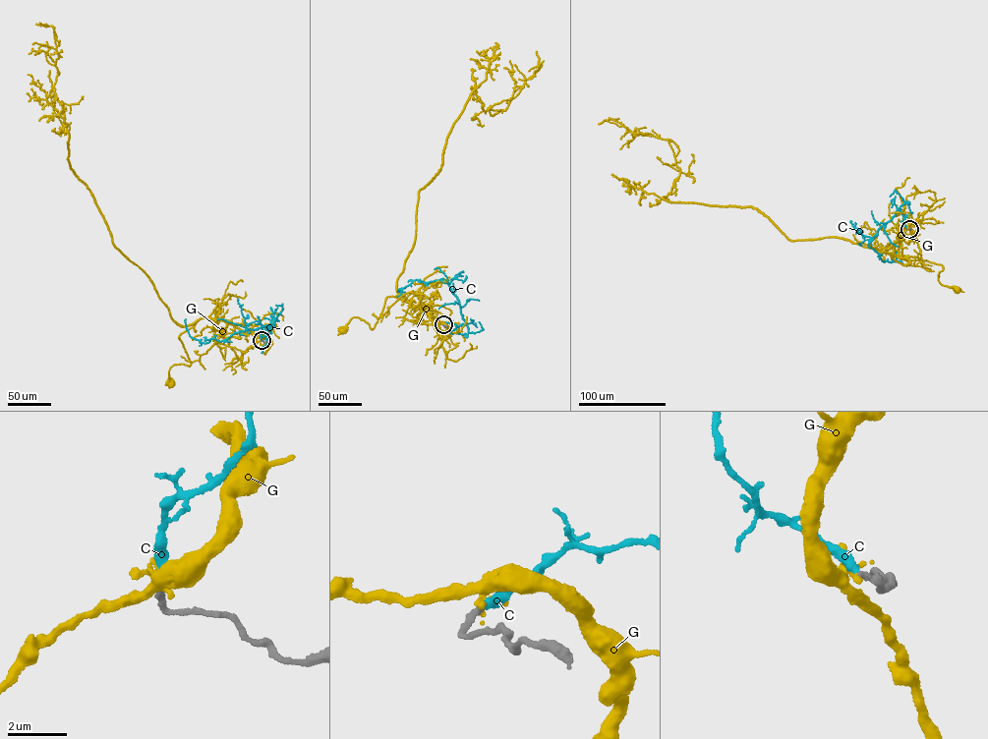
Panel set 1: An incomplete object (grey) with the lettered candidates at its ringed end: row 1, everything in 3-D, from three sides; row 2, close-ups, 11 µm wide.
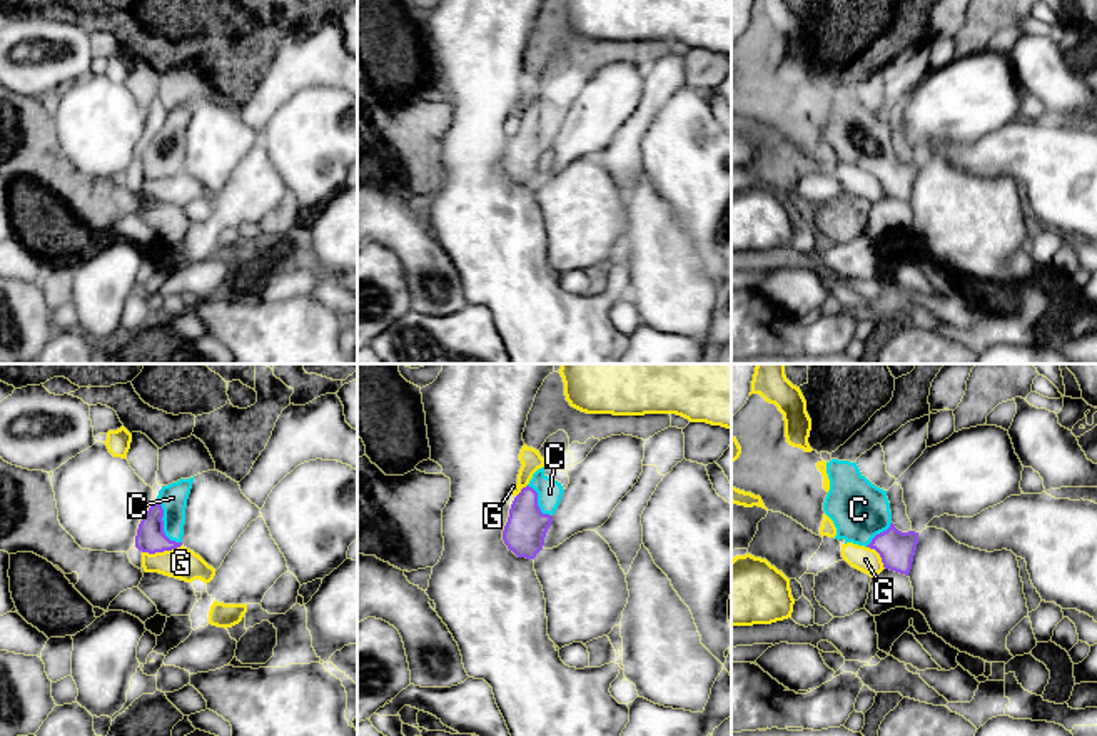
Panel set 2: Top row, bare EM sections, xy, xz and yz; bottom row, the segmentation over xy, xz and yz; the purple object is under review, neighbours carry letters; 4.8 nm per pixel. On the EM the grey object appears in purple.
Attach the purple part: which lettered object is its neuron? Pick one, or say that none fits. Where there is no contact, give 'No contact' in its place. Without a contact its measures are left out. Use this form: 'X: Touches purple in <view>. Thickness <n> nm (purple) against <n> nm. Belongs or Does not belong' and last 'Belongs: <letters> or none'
C: Touches purple in xy. Thickness 140 nm (purple) against 140 nm. Belongs
G: Touches purple in xy. Thickness 140 nm (purple) against 150 nm. Does not belong
Belongs: C

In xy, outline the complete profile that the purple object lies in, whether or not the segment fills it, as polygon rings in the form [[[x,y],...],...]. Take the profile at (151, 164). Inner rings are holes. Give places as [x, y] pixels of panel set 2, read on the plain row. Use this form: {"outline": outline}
{"outline": [[[194,103],[162,112],[157,127],[150,130],[142,144],[135,174],[155,180],[182,172],[185,134]]]}

